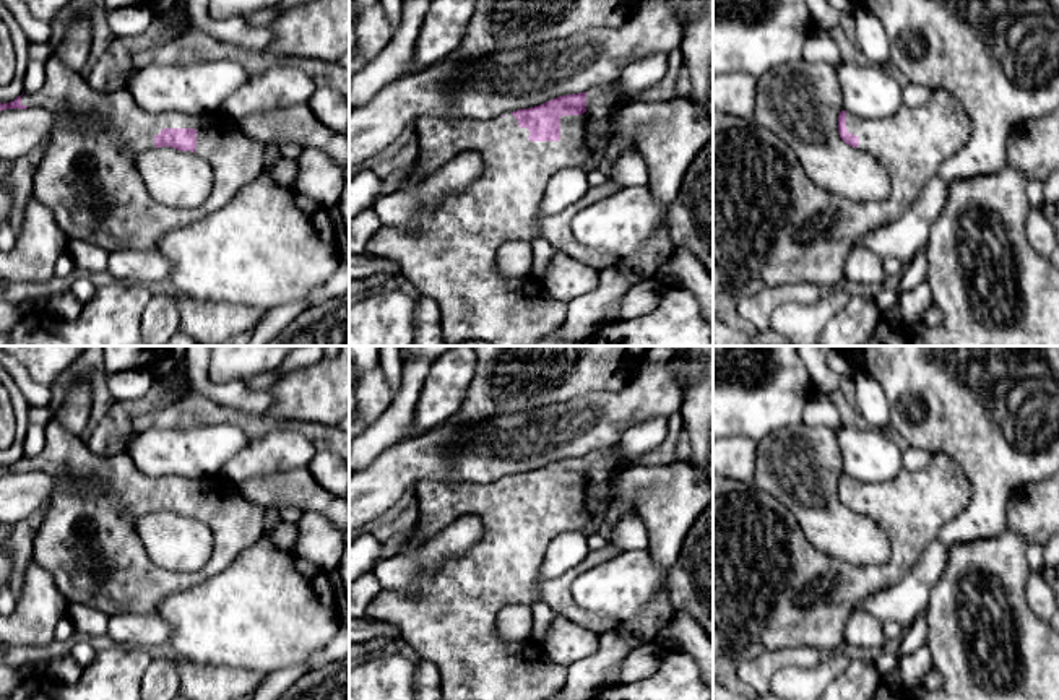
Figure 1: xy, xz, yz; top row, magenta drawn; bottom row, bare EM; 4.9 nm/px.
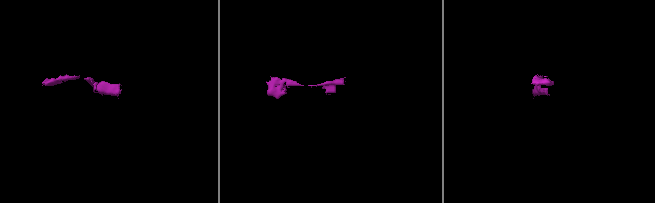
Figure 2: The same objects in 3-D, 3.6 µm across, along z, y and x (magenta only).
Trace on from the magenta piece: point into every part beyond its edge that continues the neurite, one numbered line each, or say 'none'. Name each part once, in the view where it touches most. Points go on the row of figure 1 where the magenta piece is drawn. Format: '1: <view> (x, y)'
1: xz (449, 254)

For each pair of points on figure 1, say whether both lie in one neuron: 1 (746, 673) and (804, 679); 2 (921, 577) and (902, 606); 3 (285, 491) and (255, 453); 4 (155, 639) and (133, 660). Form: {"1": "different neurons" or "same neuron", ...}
{"1": "different neurons", "2": "same neuron", "3": "different neurons", "4": "different neurons"}

